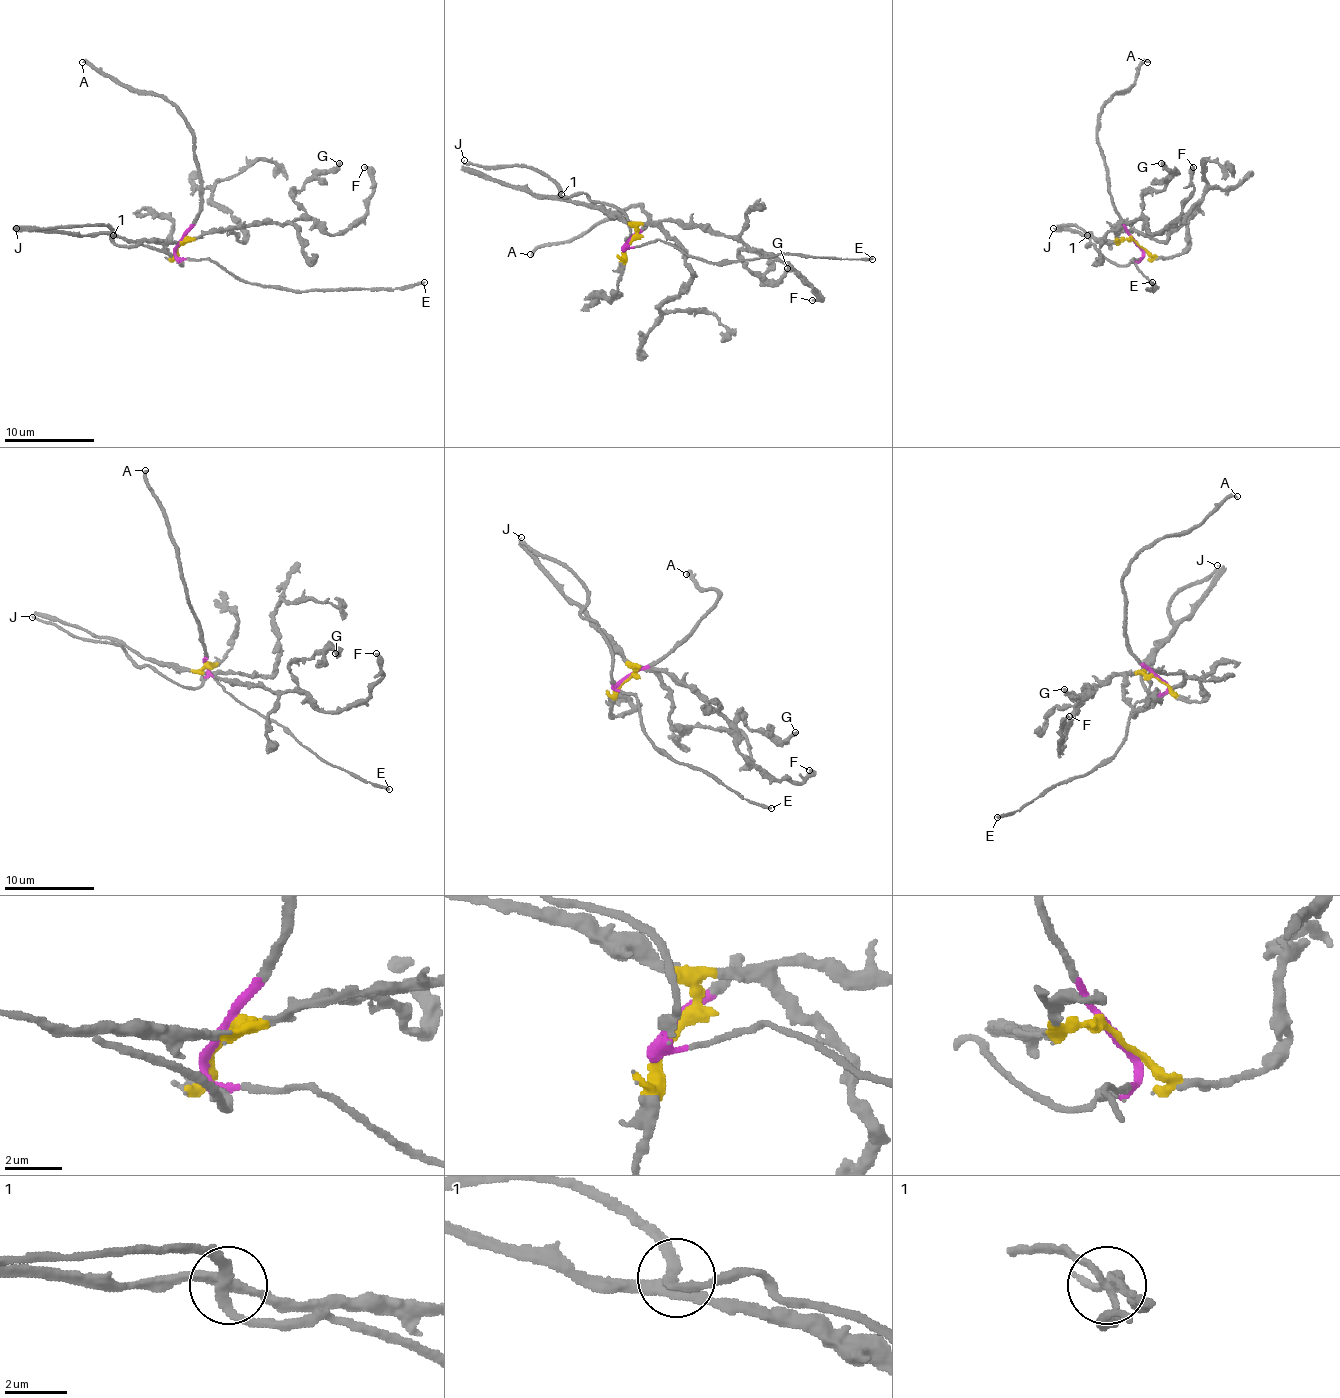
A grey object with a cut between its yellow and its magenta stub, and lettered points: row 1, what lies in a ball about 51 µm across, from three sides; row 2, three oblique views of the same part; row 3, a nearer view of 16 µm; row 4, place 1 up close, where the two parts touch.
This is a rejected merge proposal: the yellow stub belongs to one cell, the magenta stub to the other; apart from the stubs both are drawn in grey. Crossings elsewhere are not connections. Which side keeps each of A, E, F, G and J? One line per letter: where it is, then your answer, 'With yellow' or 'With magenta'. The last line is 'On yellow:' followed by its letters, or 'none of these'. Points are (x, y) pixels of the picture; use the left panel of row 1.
A: Place: (82, 62). With magenta
E: Place: (424, 282). With magenta
F: Place: (364, 167). With yellow
G: Place: (339, 163). With yellow
J: Place: (16, 228). With magenta
On yellow: F, G

